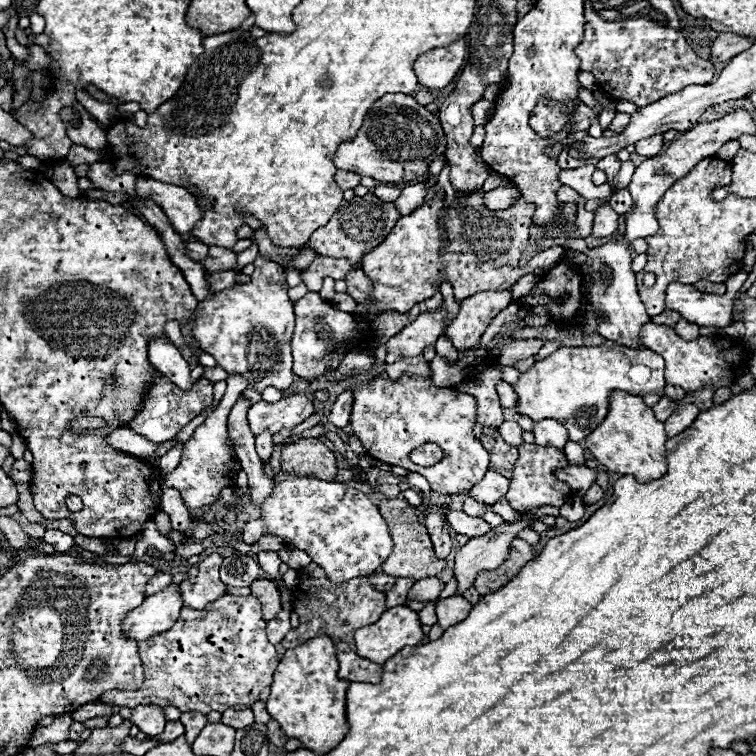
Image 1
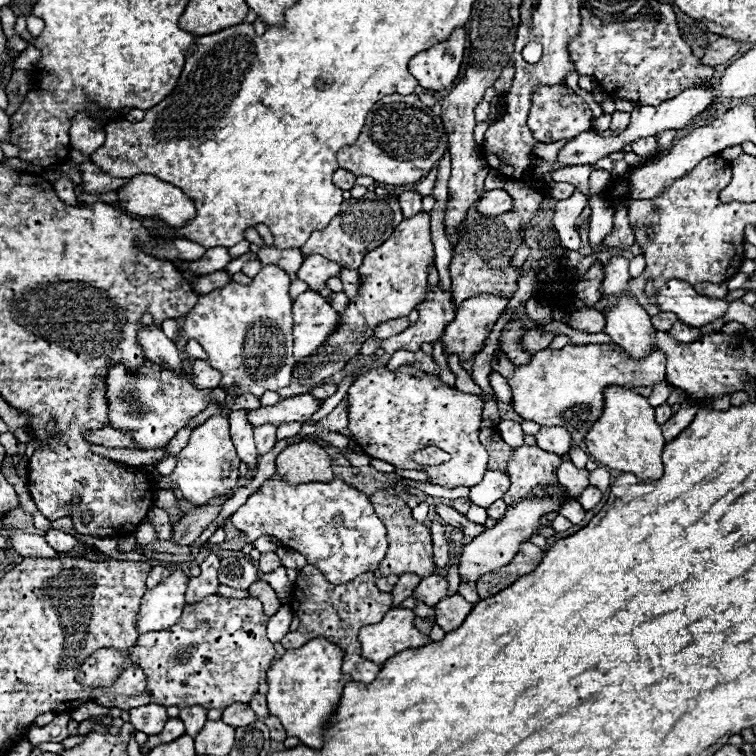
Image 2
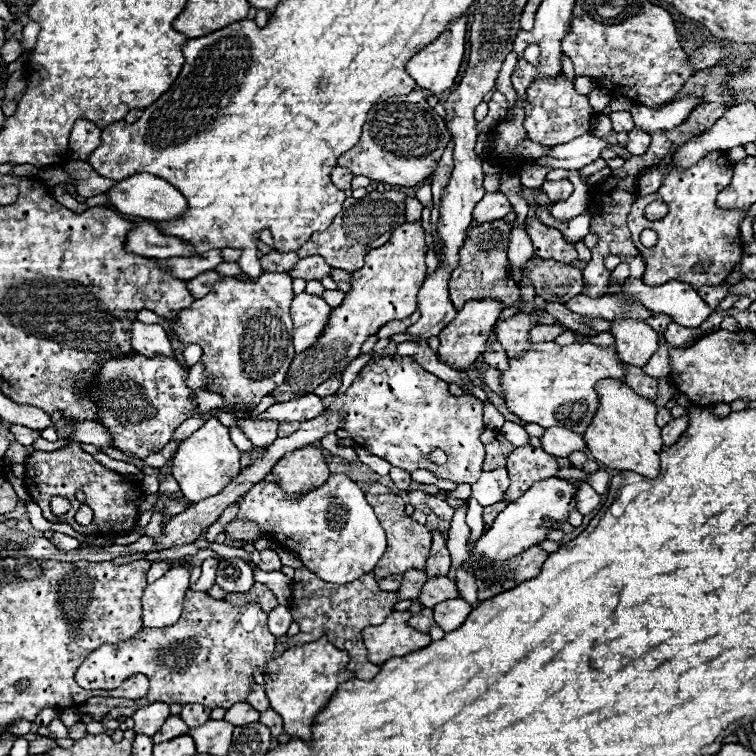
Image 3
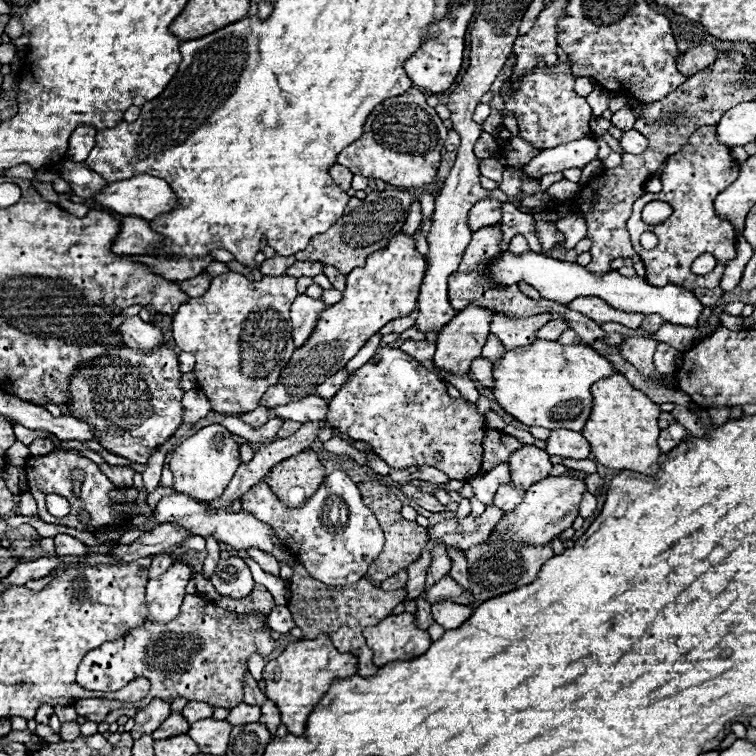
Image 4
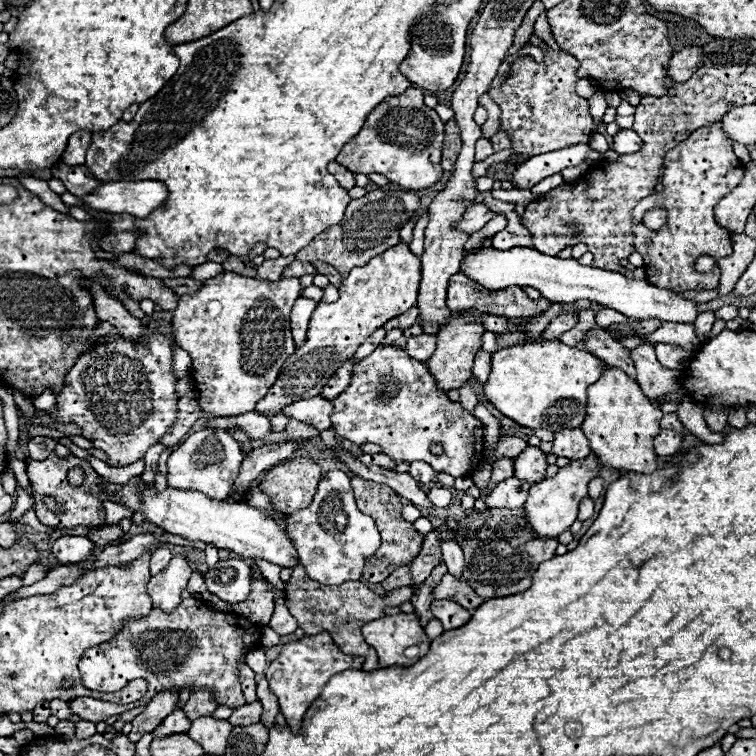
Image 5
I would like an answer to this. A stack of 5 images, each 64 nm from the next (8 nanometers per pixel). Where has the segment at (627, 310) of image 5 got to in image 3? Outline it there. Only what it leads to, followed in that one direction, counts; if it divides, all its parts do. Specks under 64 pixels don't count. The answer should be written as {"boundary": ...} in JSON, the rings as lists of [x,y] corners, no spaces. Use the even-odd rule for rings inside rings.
{"boundary":[[[530,260],[524,268],[538,296],[546,302],[568,302],[570,298],[582,294],[582,272],[570,264],[556,260]],[[628,278],[624,280],[622,284],[614,284],[614,286],[608,286],[608,294],[624,294],[626,298],[636,298],[640,300],[648,310],[652,312],[662,312],[662,314],[668,314],[672,316],[672,320],[676,324],[682,324],[686,328],[698,328],[704,320],[708,320],[708,316],[716,310],[716,308],[710,308],[698,294],[696,290],[686,284],[686,282],[666,282],[666,284],[660,284],[660,286],[646,286],[642,284],[640,278]]]}

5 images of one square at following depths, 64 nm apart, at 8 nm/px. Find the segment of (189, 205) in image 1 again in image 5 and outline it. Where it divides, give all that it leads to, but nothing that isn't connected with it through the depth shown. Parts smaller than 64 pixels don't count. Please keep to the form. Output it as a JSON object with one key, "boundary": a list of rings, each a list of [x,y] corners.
{"boundary":[[[158,180],[140,182],[102,182],[94,194],[88,194],[82,202],[88,208],[112,212],[112,214],[132,214],[136,218],[148,218],[152,210],[164,206],[168,198],[168,188]]]}

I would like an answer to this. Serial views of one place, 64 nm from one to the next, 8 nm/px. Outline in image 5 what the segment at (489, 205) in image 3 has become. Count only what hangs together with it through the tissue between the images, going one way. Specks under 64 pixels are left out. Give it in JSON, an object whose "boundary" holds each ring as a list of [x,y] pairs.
{"boundary":[[[472,204],[466,212],[464,212],[464,216],[462,216],[462,220],[456,224],[456,228],[458,230],[464,230],[464,232],[468,232],[468,234],[472,234],[472,232],[478,232],[480,228],[484,228],[492,218],[496,218],[498,214],[496,212],[492,212],[486,204]]]}

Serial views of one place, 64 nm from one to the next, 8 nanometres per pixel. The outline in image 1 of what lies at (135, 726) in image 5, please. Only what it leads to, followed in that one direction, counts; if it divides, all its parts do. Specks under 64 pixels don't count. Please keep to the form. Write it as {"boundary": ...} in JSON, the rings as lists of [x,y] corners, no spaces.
{"boundary":[[[136,706],[132,712],[132,722],[146,734],[146,736],[158,736],[164,730],[164,712],[160,706]]]}

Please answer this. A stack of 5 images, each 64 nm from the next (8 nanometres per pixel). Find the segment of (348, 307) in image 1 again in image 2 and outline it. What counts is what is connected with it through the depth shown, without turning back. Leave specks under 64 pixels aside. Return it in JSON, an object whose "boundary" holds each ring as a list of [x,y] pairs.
{"boundary":[[[332,292],[332,294],[328,296],[328,302],[332,304],[334,310],[342,312],[342,310],[348,306],[348,296],[346,296],[344,292]]]}

